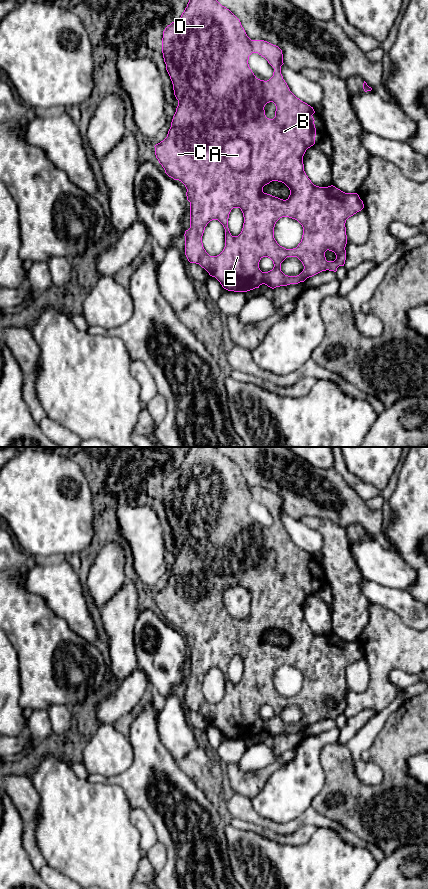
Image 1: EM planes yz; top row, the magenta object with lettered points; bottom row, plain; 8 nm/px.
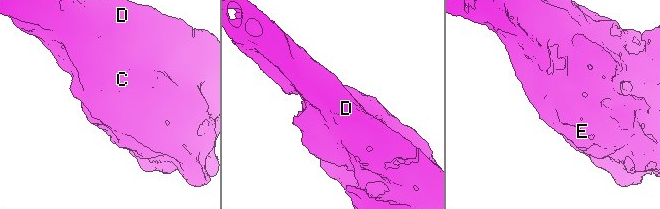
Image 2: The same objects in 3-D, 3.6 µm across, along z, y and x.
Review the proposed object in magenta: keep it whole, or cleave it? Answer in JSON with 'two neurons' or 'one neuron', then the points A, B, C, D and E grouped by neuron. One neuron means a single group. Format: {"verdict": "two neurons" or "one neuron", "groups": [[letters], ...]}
{"verdict": "two neurons", "groups": [["A"], ["B", "C", "D", "E"]]}

